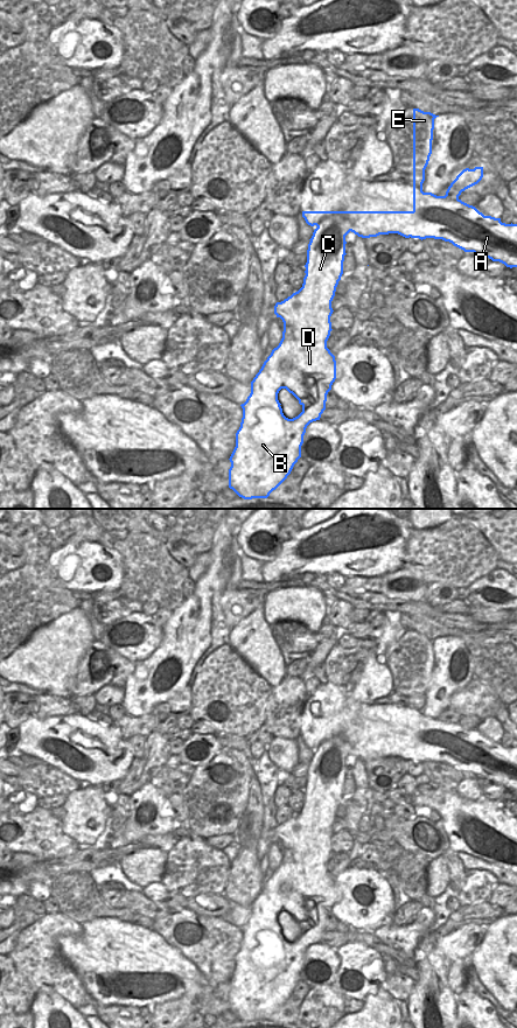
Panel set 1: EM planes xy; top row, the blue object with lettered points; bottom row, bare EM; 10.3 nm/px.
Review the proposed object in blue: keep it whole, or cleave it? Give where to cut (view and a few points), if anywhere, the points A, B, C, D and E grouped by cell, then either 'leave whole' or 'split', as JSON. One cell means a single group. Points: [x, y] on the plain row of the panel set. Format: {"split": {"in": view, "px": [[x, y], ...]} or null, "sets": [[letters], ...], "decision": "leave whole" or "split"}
{"split": {"in": "xy", "px": [[332, 734], [328, 740], [316, 748]]}, "sets": [["A", "E"], ["B", "C", "D"]], "decision": "split"}

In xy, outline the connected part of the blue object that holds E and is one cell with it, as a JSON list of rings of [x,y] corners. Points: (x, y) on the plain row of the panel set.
[[[413,631],[413,733],[412,734],[349,734],[352,742],[350,754],[362,761],[377,760],[379,757],[398,756],[405,761],[434,761],[452,765],[464,775],[474,775],[475,778],[484,778],[492,784],[499,784],[506,790],[517,790],[517,747],[505,747],[501,741],[484,739],[475,729],[462,725],[459,719],[466,712],[477,707],[483,700],[483,690],[463,692],[448,709],[445,719],[436,719],[432,715],[422,714],[425,704],[425,692],[432,677],[432,663],[434,642],[439,639],[431,635]]]

